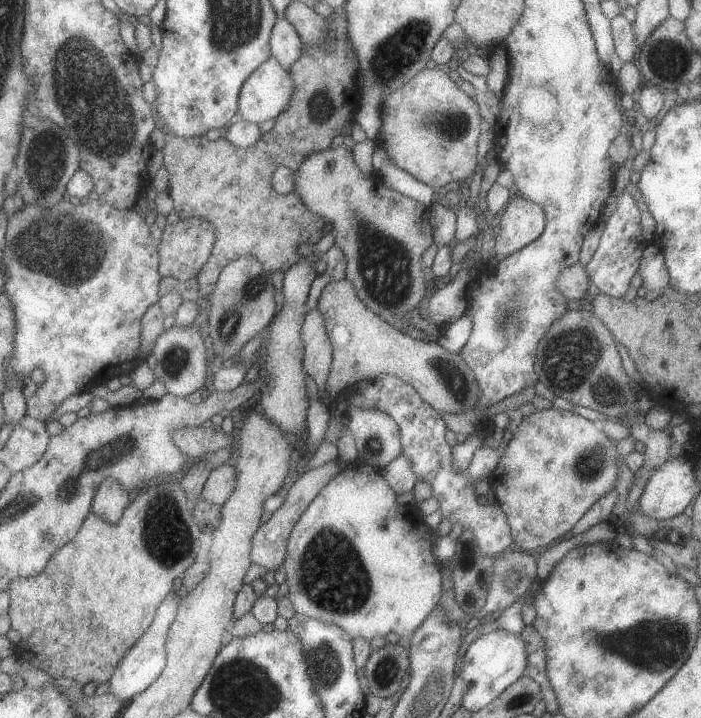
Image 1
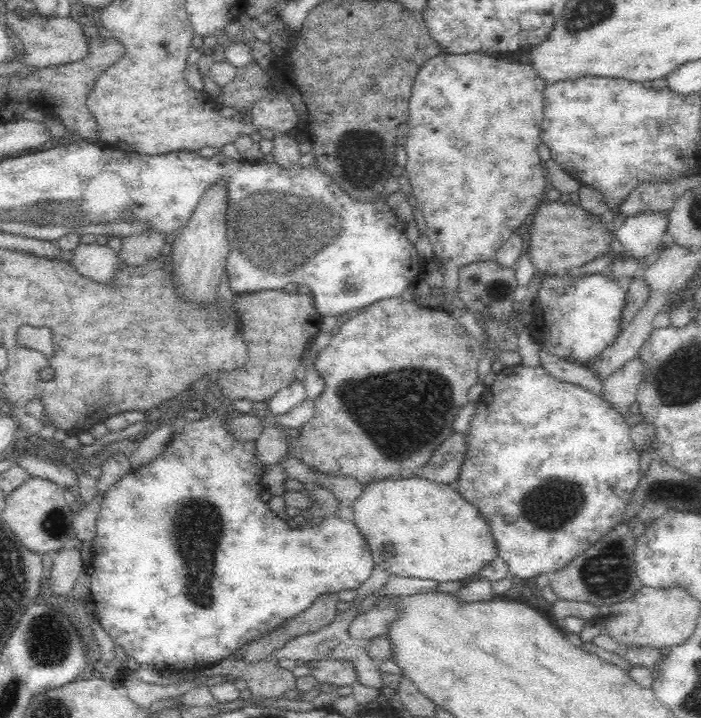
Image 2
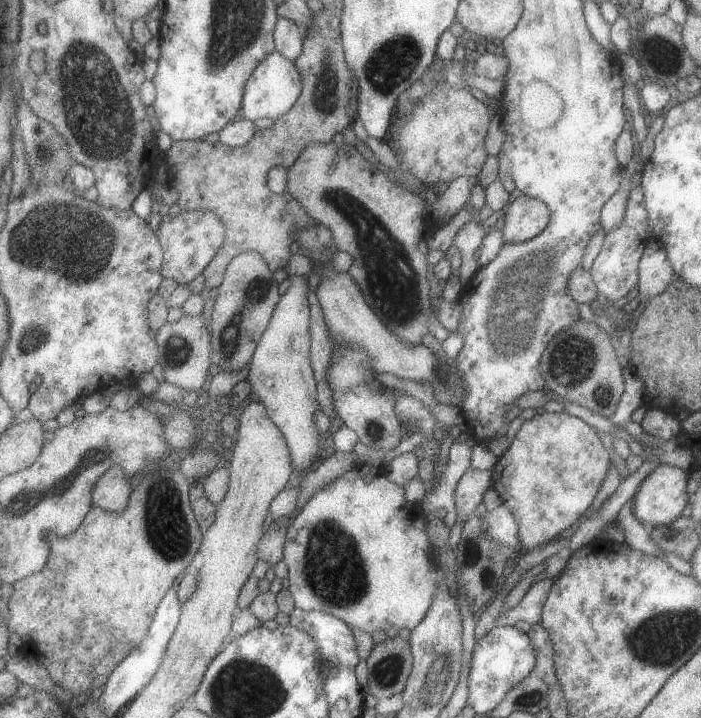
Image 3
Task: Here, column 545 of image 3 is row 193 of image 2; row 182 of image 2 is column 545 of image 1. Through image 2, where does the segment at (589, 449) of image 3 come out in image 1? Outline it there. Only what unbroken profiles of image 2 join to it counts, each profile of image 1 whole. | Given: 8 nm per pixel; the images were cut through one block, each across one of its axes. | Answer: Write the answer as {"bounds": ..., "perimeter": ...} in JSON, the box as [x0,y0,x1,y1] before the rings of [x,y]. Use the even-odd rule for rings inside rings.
{"bounds":[488,408,620,554],"perimeter":[[[551,408],[551,409],[538,409],[533,414],[525,416],[522,423],[515,429],[513,438],[506,446],[504,450],[504,456],[500,457],[498,466],[488,476],[488,484],[495,492],[498,506],[504,511],[504,514],[508,517],[510,523],[511,533],[514,539],[514,545],[516,548],[536,554],[538,548],[544,548],[551,542],[559,542],[562,536],[566,536],[570,530],[576,526],[576,523],[586,514],[586,511],[593,506],[593,504],[602,496],[606,495],[608,491],[611,491],[615,487],[615,482],[618,476],[617,458],[620,457],[616,440],[612,440],[604,433],[603,429],[596,421],[590,421],[578,415],[576,412],[565,411],[563,409]]]}

